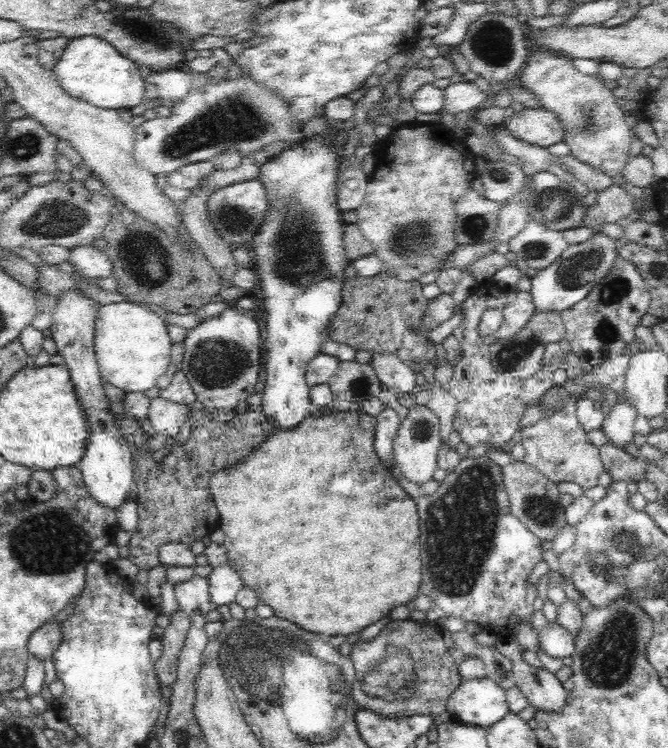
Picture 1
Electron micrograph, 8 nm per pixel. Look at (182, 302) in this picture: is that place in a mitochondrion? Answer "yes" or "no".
no

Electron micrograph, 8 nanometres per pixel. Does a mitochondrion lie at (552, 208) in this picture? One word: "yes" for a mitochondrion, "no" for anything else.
yes

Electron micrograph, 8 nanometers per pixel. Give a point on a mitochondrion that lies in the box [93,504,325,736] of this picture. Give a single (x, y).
(248, 646)

